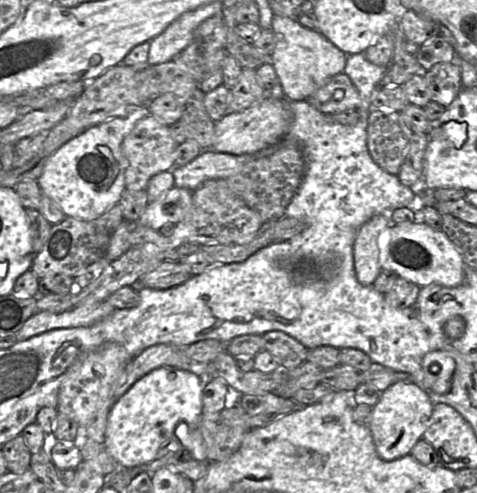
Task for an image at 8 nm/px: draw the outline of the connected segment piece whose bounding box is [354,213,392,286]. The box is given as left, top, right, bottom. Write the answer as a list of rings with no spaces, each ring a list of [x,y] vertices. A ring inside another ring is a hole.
[[[390,213],[378,214],[363,224],[356,235],[354,266],[357,279],[364,286],[371,286],[382,270],[378,237],[391,224]]]

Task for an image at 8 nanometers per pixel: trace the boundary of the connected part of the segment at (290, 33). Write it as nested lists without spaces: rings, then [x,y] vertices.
[[[274,14],[272,31],[275,48],[271,61],[288,101],[306,100],[329,78],[343,73],[347,54],[336,47],[318,30],[302,26],[296,19]]]

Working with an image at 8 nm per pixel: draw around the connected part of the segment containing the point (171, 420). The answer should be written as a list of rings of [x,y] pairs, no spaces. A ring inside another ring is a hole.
[[[162,366],[149,372],[136,381],[111,406],[108,413],[104,439],[107,451],[116,459],[121,467],[132,468],[149,463],[166,455],[169,451],[177,449],[177,445],[182,444],[182,441],[176,435],[176,427],[181,422],[185,422],[192,429],[200,423],[202,418],[203,387],[204,383],[199,376],[172,366]]]

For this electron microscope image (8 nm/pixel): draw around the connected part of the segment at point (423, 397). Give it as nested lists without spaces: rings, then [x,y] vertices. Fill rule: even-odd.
[[[400,380],[381,392],[378,402],[372,407],[369,424],[379,457],[391,461],[410,454],[417,441],[423,438],[433,407],[434,403],[426,391],[411,381]]]

